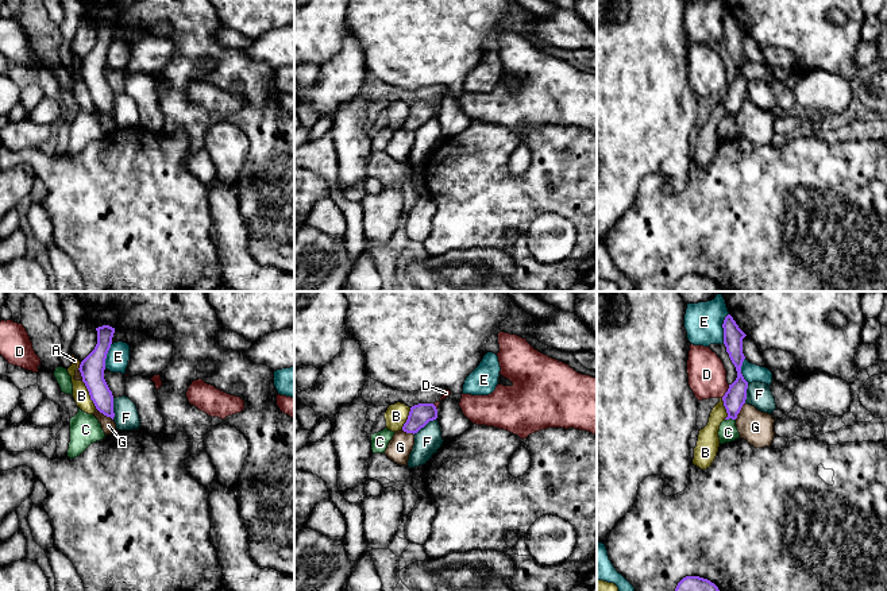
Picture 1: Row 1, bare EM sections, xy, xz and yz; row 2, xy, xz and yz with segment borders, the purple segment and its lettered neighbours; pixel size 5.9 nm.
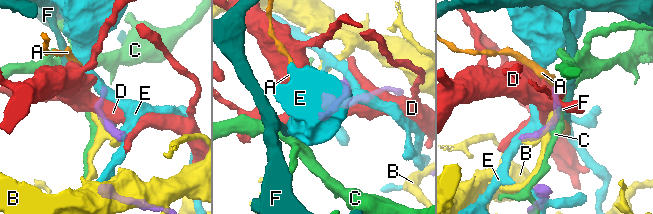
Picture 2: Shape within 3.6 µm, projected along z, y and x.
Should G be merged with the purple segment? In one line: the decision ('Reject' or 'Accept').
Reject

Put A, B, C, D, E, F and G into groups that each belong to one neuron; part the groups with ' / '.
A G / B / C / D / E / F

